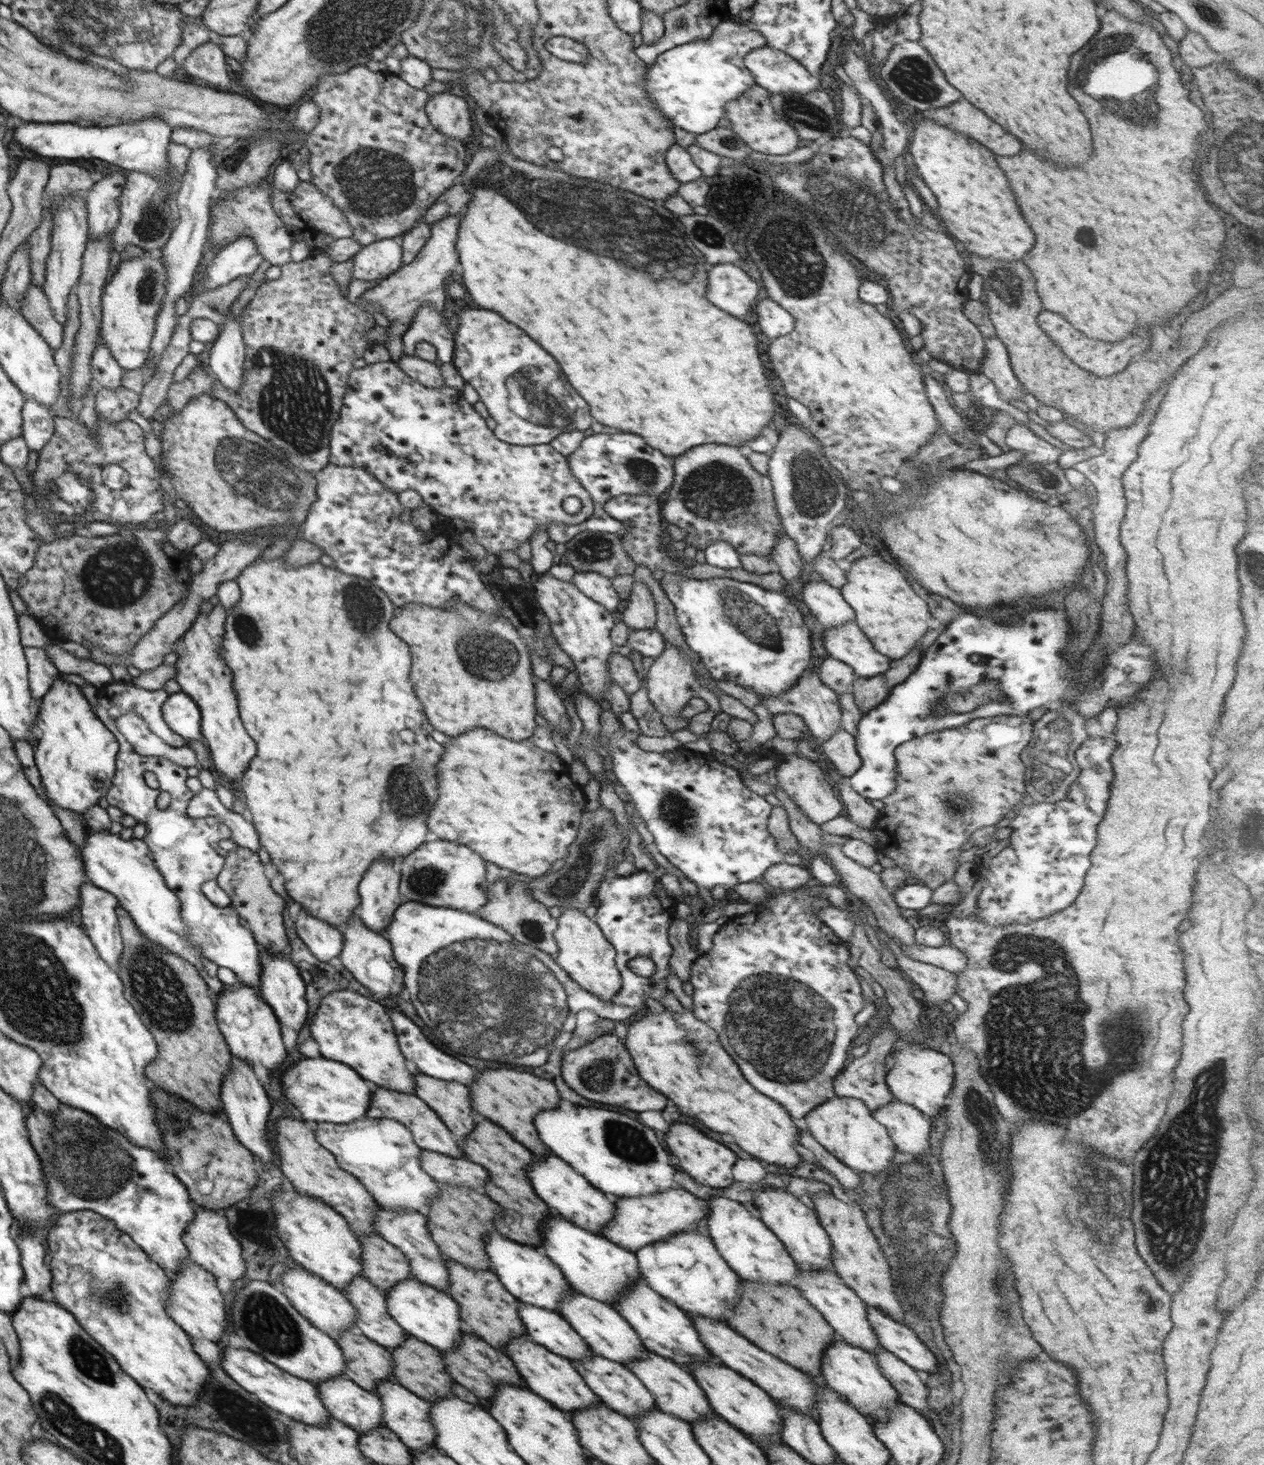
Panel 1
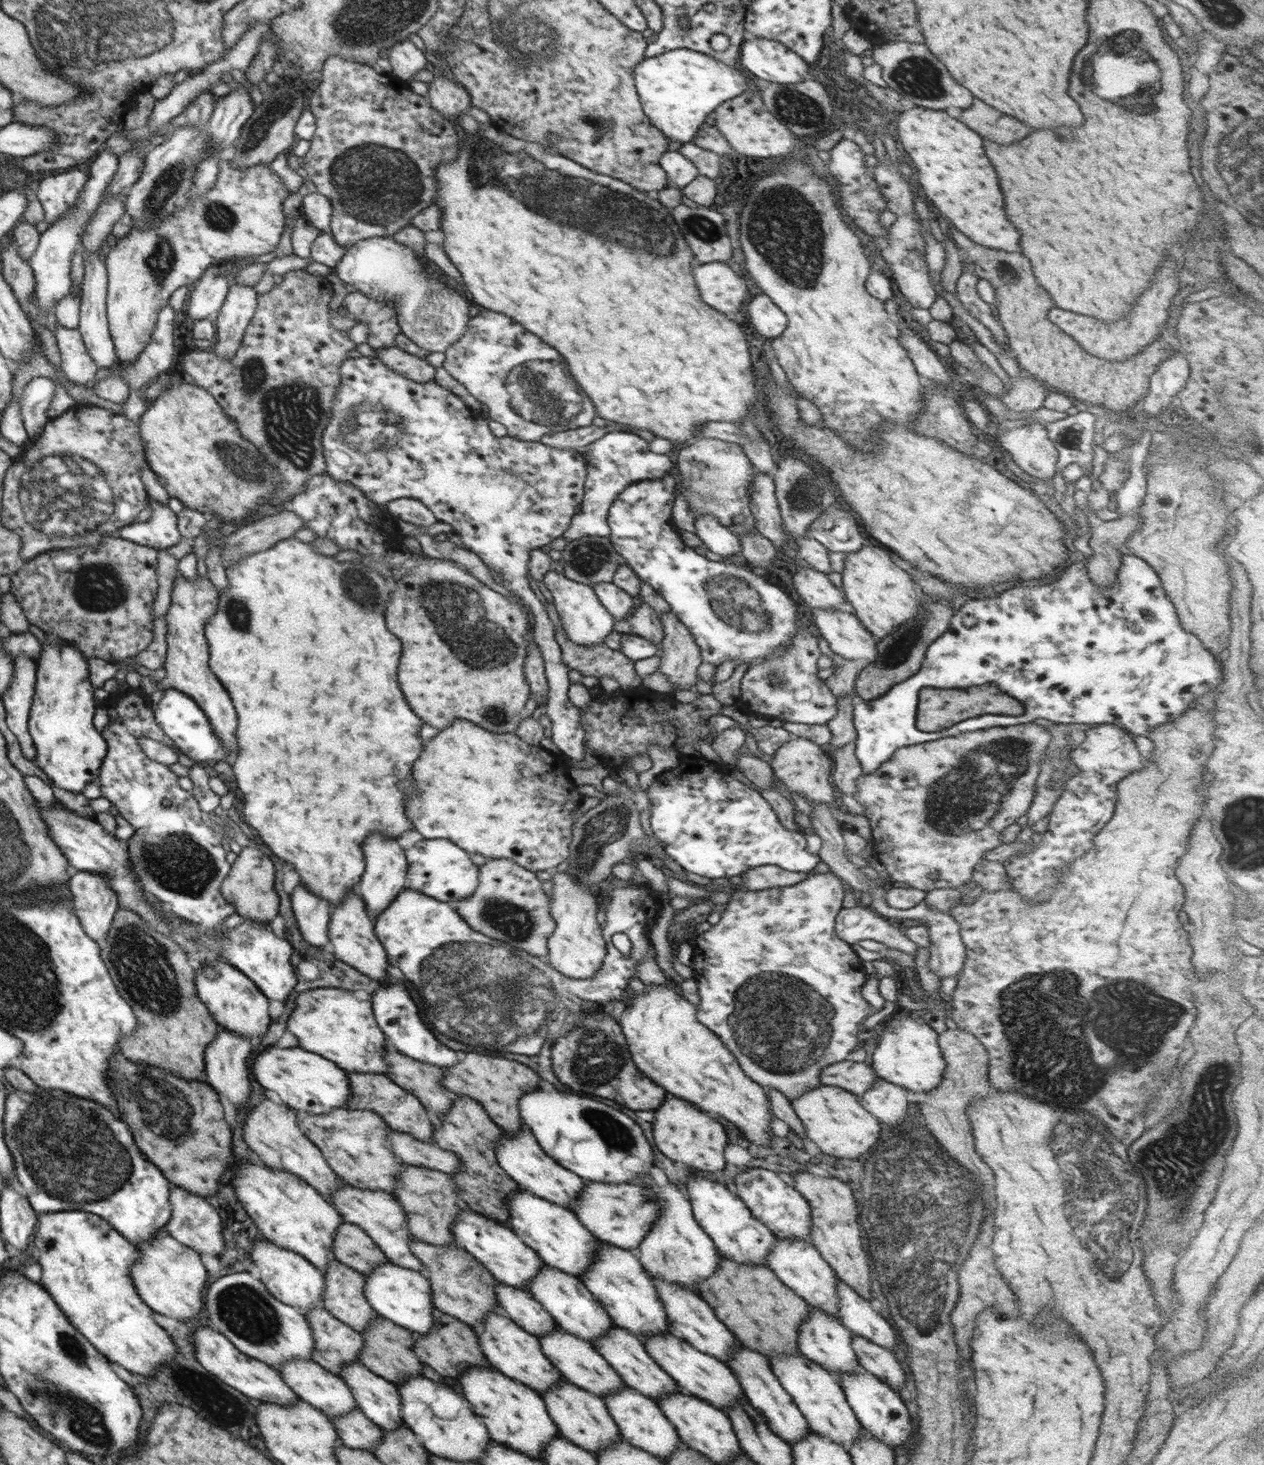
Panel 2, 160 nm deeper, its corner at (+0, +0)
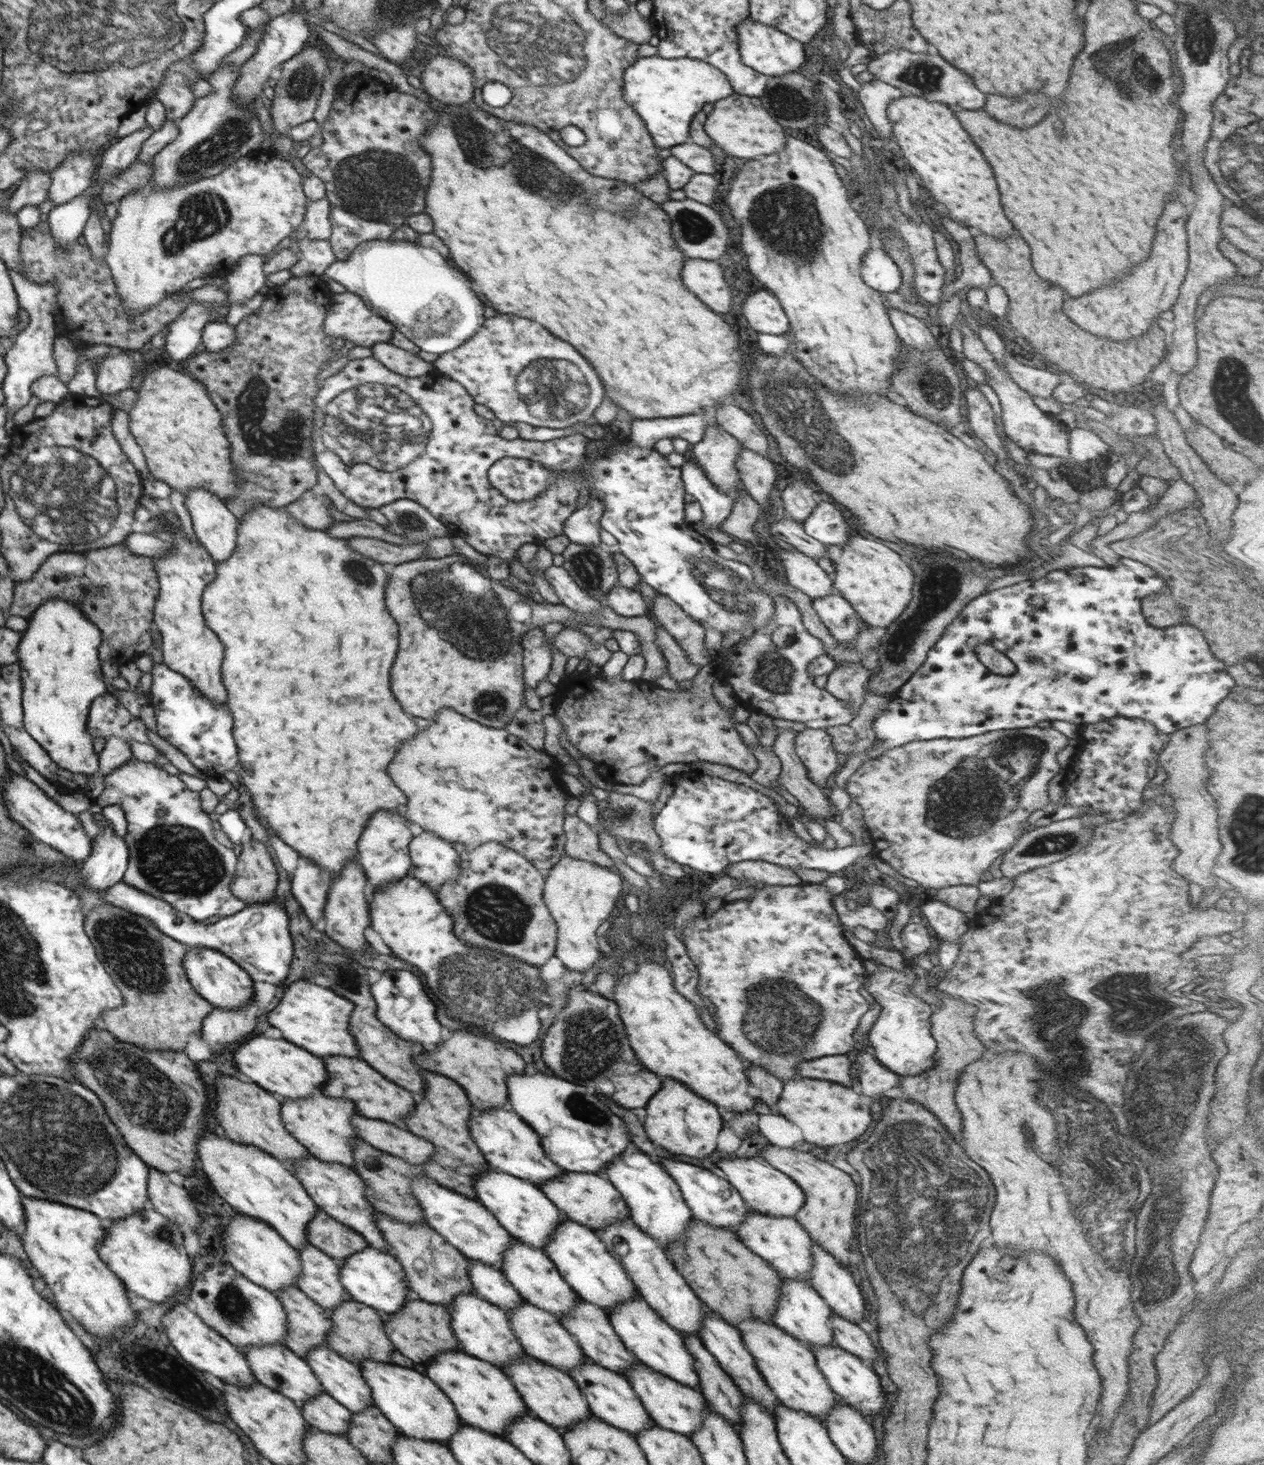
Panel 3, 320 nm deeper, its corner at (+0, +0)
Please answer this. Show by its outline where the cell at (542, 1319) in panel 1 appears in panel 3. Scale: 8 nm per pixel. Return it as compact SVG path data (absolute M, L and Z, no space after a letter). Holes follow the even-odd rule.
M468 1259L468 1261L470 1261L468 1277L470 1277L470 1283L472 1283L476 1296L499 1306L506 1312L526 1301L508 1282L501 1270L490 1268L488 1264L482 1264L483 1262L477 1260Z

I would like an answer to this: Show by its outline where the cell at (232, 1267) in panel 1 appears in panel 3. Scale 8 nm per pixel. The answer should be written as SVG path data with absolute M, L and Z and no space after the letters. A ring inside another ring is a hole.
M152 1167L149 1168L149 1179L147 1181L147 1198L149 1198L153 1208L162 1216L166 1216L166 1219L172 1220L181 1231L191 1231L198 1234L198 1227L202 1226L202 1215L200 1215L200 1210L196 1209L190 1193L183 1186L171 1182L166 1173Z

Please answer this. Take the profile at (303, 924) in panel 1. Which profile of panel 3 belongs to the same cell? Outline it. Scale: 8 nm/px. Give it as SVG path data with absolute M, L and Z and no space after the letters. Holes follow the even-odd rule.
M299 858L298 866L291 878L291 891L306 916L315 926L325 910L329 884L333 879L324 868L318 868L312 860Z

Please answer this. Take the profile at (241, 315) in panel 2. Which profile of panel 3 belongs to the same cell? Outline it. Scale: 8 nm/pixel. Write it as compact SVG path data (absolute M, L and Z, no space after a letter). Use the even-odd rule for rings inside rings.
M250 254L242 256L239 263L225 274L228 307L240 306L240 303L250 300L265 286L267 276L264 276L264 265L266 265L264 255Z

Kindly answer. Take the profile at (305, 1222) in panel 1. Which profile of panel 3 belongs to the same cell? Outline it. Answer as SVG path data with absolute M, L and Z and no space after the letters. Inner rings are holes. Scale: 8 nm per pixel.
M212 1132L197 1142L196 1163L218 1196L238 1213L272 1227L295 1250L310 1245L308 1224L320 1208L308 1196L289 1166L258 1147L228 1141Z

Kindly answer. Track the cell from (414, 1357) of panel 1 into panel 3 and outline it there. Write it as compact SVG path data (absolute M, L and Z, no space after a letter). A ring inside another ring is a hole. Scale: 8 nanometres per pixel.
M348 1300L345 1303L339 1304L334 1310L328 1311L331 1313L333 1324L331 1333L327 1336L329 1349L334 1350L342 1358L356 1364L360 1364L366 1359L393 1363L391 1362L391 1355L392 1352L396 1352L396 1348L392 1345L390 1338L386 1337L386 1314L354 1300Z

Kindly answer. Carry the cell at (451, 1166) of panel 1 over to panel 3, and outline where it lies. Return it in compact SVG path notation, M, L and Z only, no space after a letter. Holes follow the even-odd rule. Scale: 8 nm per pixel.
M354 1115L351 1123L360 1139L410 1164L423 1165L435 1151L431 1142L412 1134L403 1126L367 1119L362 1115Z

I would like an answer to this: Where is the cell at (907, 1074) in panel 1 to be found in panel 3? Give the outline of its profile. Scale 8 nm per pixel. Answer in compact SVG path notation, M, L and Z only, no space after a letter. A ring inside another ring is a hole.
M874 960L874 964L877 966L876 972L868 975L865 984L882 1010L868 1032L869 1049L880 1063L900 1077L923 1073L932 1066L933 1054L937 1051L937 1040L932 1036L930 1020L934 1010L920 994L914 994L918 978L912 965L905 963L902 970L895 970L879 961Z

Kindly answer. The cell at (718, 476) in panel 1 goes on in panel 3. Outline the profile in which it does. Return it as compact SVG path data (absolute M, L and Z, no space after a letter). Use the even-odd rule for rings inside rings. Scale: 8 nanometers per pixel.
M718 425L706 427L702 440L693 447L690 459L700 464L711 483L735 503L741 484L735 465L741 447L739 440Z

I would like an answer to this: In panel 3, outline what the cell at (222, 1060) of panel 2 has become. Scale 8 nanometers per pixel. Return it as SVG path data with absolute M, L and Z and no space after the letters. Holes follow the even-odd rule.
M256 993L251 999L252 1002L242 1010L215 1008L204 1018L200 1031L210 1044L212 1057L218 1056L219 1052L228 1050L234 1044L243 1043L252 1036L256 1028L256 1012L260 1010L260 1004Z

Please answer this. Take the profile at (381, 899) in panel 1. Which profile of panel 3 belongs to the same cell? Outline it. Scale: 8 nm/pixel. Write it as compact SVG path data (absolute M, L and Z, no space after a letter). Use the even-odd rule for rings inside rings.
M396 811L376 812L370 816L362 838L358 840L357 862L365 873L374 891L381 890L388 883L404 878L411 868L409 844L415 836L406 827L406 818Z

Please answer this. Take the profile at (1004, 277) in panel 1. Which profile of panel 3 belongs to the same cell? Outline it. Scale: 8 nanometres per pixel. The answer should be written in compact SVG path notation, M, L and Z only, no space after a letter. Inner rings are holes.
M1018 232L1002 240L982 233L975 233L974 237L978 257L990 270L993 284L1002 287L1009 296L1008 319L1004 323L1017 330L1021 336L1020 342L1038 357L1040 364L1055 364L1061 372L1070 374L1078 384L1083 382L1097 390L1113 393L1128 393L1138 385L1149 384L1152 370L1161 363L1167 351L1165 332L1158 326L1152 326L1146 334L1130 342L1092 336L1070 322L1066 314L1062 314L1062 288L1048 290L1050 282L1036 276L1030 262L1030 248Z

